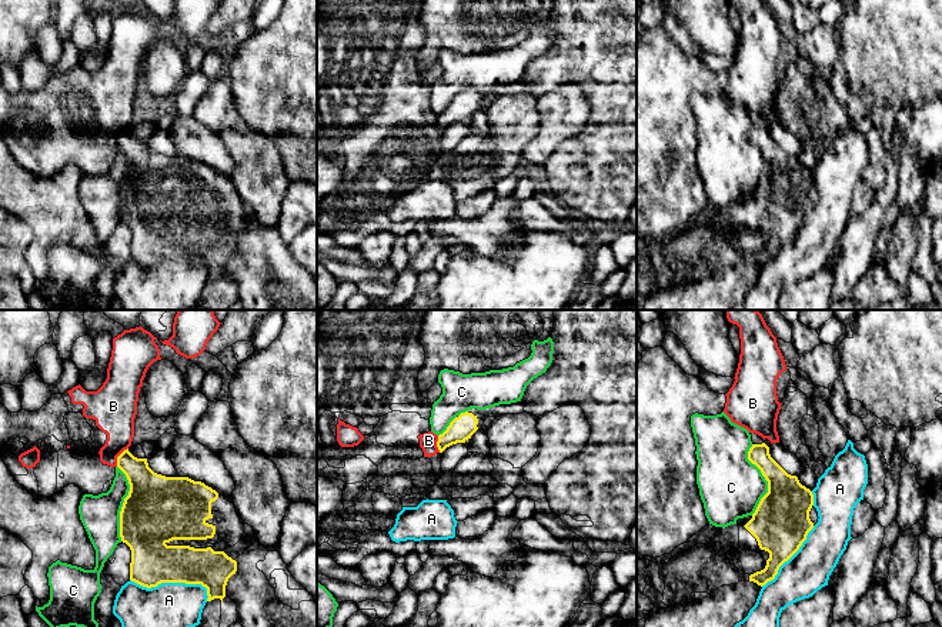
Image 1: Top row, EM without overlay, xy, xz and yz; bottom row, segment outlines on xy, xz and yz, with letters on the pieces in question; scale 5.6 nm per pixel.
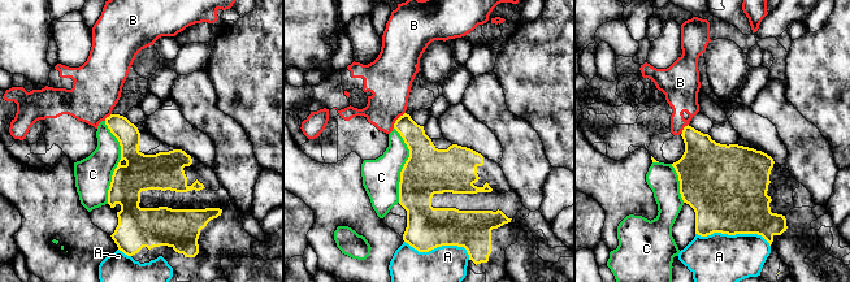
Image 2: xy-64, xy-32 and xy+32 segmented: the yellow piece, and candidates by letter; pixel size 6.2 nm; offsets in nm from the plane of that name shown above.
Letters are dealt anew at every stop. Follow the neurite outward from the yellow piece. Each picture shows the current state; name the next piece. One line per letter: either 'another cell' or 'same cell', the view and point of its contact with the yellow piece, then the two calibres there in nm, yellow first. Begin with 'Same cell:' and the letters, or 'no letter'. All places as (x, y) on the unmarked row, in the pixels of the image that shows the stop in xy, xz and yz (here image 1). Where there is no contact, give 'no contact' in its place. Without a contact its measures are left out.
Same cell: no letter
A: another cell | xy (173, 262) | 240/380 nm
B: another cell | xy (117, 137) | 200/240 nm
C: another cell | xy (123, 183) | 380/220 nm

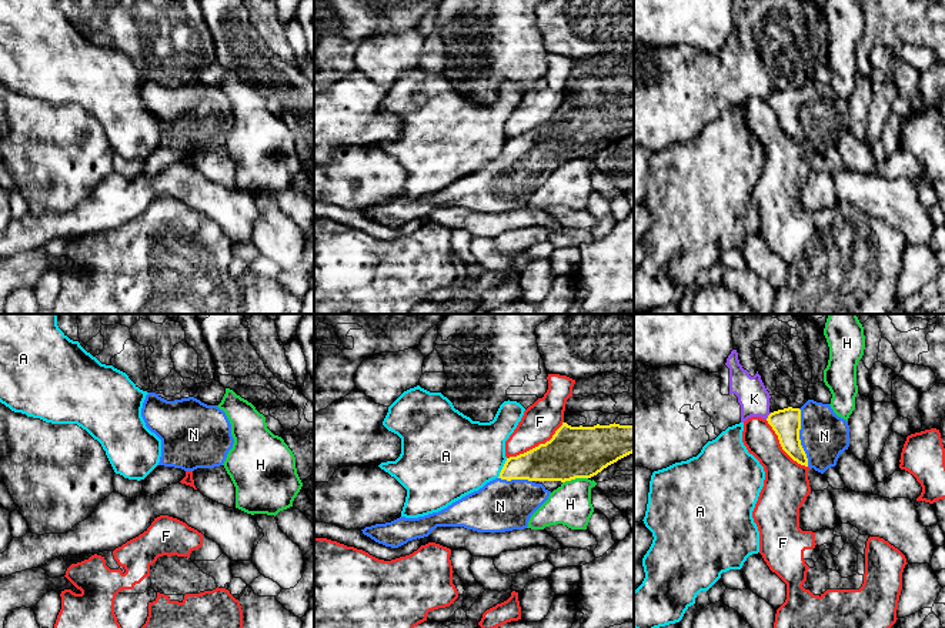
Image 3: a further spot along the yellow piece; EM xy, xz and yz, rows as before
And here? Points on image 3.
Same cell: N
A: another cell | xz (503, 149) | 200/420 nm
F: another cell | xz (538, 126) | 280/200 nm
H: another cell | xz (574, 159) | 280/240 nm
K: another cell | yz (768, 96) | 160/170 nm
N: same cell | yz (798, 117) | 160/280 nm

